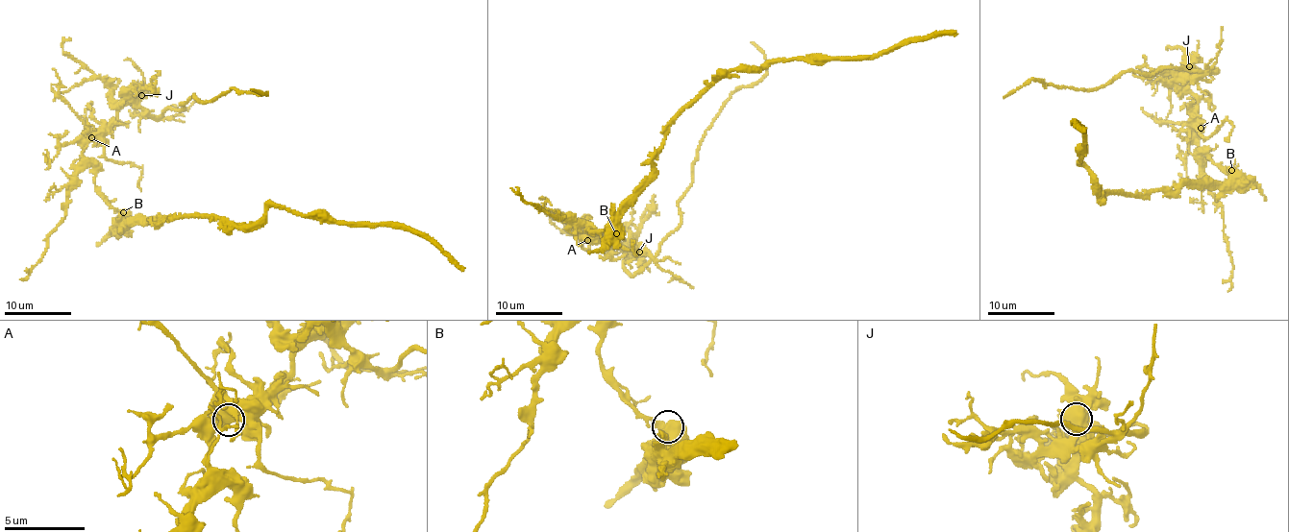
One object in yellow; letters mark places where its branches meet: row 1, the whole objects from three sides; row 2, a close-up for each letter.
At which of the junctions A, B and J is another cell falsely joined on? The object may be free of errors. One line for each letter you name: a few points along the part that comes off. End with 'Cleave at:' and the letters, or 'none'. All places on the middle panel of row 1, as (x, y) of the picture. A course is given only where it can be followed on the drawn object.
B: (615, 232), (615, 217), (651, 172), (666, 132), (722, 77), (793, 59), (877, 56), (931, 35), (957, 34)
Cleave at: B

